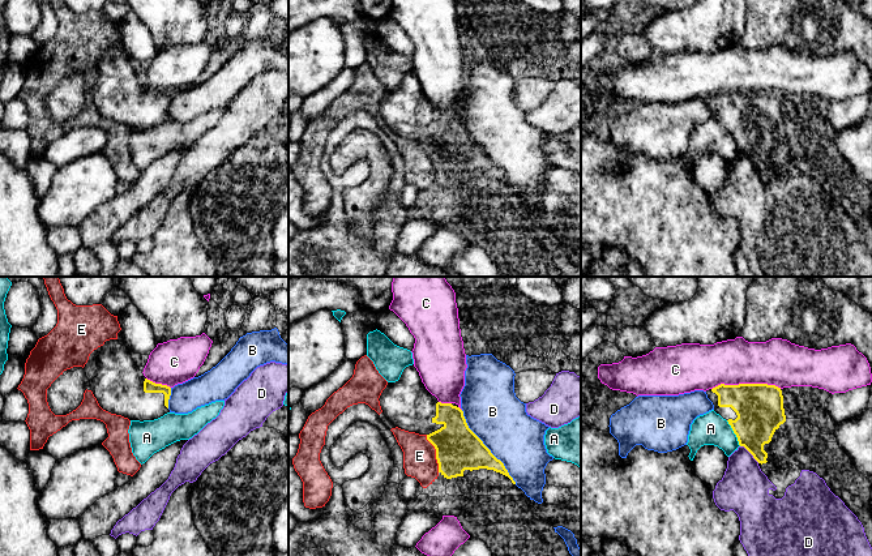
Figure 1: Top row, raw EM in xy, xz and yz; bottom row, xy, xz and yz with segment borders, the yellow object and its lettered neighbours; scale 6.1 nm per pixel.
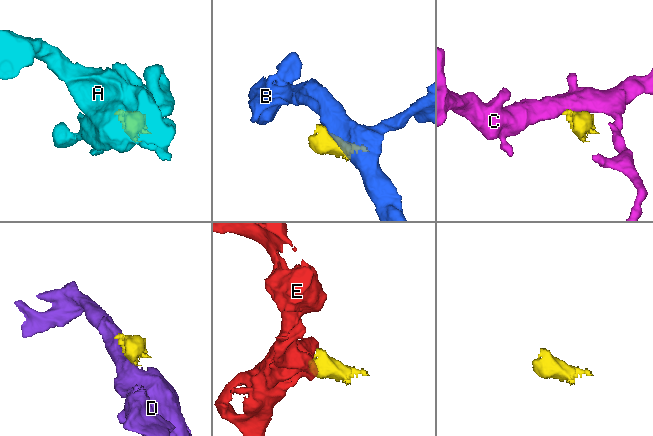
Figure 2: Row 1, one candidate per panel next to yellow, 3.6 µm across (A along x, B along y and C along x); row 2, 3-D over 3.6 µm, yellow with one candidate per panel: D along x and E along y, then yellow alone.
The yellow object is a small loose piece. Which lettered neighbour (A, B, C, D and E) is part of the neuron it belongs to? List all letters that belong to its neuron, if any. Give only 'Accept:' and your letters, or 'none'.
Accept: none

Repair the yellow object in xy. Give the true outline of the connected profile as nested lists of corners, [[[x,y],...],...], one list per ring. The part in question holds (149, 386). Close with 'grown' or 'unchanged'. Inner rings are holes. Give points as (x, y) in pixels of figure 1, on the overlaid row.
[[[117,339],[102,346],[97,376],[90,385],[103,410],[129,420],[154,420],[170,412],[171,388],[148,380]]]; grown

